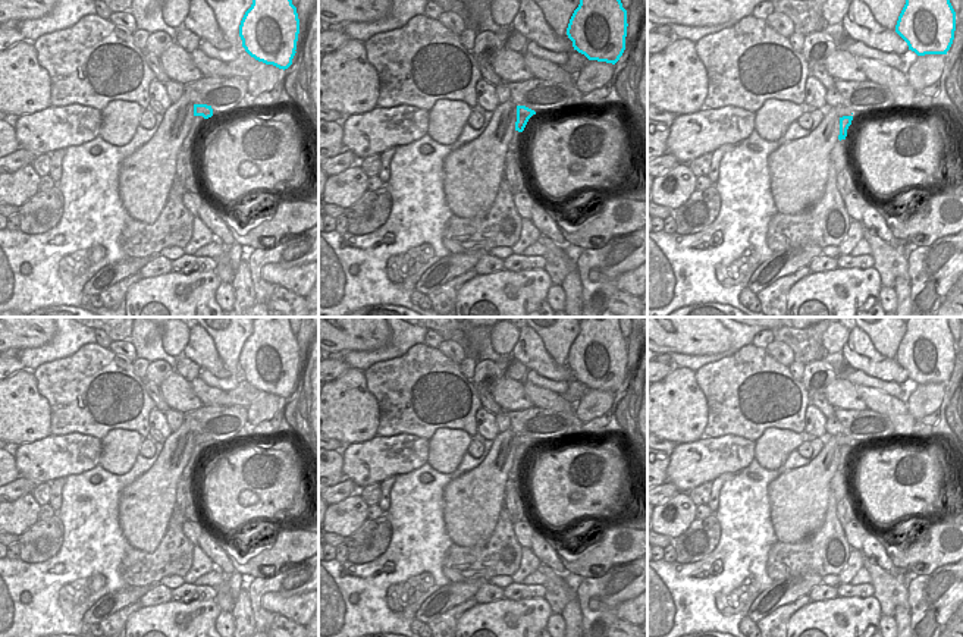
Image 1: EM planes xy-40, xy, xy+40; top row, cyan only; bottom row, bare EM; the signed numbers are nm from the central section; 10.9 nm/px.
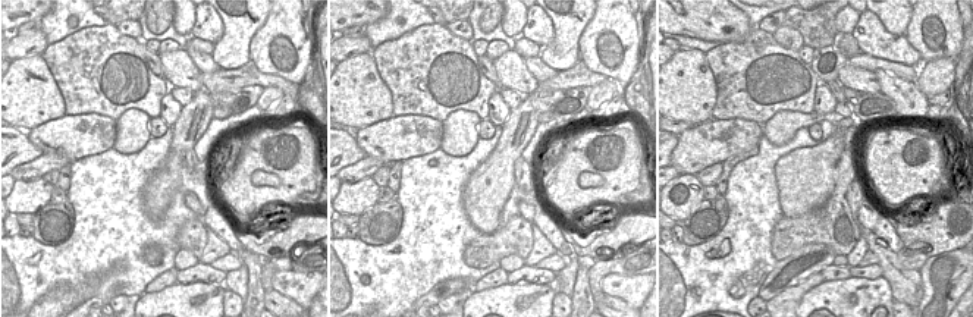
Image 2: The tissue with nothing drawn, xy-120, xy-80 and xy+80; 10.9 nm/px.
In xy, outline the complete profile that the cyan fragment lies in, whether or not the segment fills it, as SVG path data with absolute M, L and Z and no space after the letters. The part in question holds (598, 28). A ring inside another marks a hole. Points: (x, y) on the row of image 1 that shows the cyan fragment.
M580 0L567 35L589 60L615 65L625 50L627 26L621 0Z

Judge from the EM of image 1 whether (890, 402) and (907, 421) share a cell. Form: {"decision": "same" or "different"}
{"decision": "same"}

